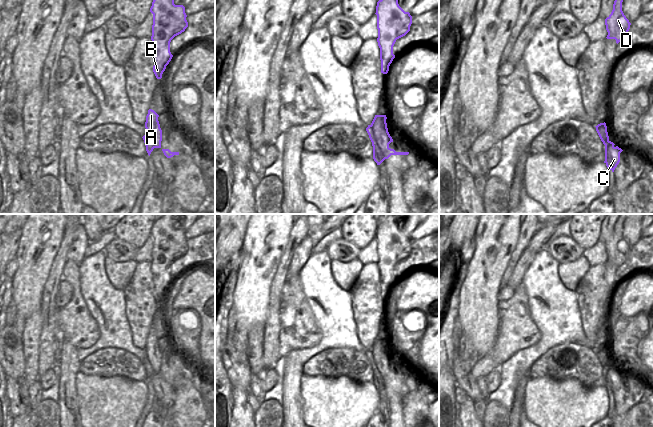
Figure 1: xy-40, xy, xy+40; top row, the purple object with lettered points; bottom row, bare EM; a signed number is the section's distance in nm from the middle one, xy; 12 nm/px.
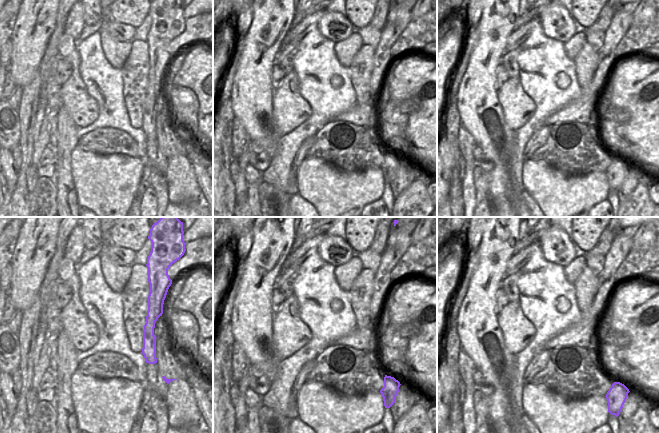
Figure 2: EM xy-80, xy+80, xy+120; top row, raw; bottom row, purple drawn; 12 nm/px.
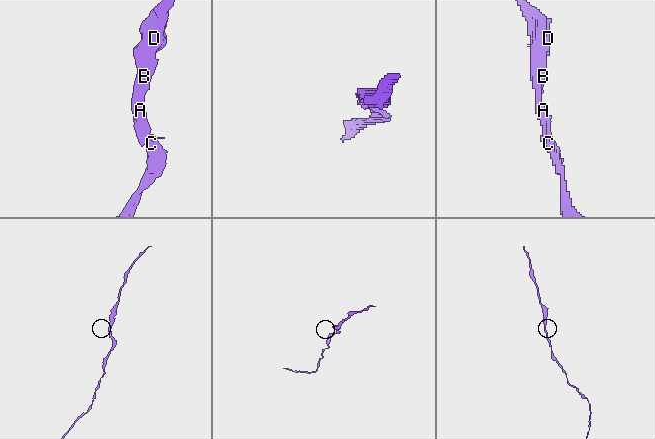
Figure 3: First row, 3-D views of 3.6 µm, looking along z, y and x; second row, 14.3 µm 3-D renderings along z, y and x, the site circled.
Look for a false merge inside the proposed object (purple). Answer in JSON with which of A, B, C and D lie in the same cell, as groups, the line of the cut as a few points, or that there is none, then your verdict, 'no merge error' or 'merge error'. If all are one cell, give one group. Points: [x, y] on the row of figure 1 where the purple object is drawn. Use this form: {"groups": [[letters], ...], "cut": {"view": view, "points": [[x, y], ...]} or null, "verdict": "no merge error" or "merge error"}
{"groups": [["A", "B", "C", "D"]], "cut": null, "verdict": "no merge error"}

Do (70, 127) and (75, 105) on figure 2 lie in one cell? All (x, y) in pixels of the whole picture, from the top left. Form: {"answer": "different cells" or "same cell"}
{"answer": "different cells"}

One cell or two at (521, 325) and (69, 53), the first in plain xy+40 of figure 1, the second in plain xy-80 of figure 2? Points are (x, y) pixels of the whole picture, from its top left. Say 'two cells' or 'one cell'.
one cell

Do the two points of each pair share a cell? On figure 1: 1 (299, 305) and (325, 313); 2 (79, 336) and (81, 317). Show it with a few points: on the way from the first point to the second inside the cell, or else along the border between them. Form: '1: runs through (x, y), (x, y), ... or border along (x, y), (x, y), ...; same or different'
1: border along (302, 287), (304, 296), (320, 331); different
2: runs through (79, 331), (79, 322); same

